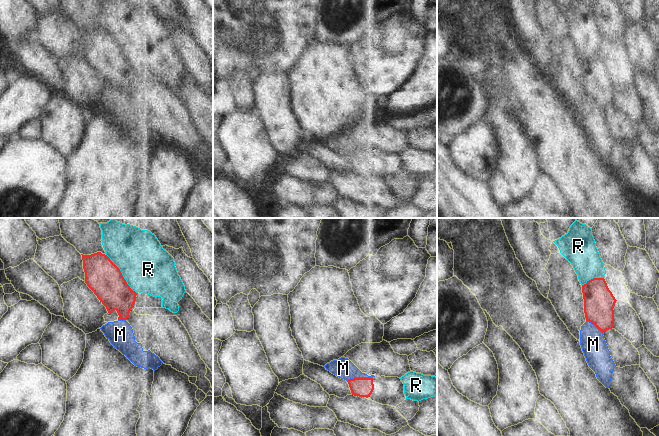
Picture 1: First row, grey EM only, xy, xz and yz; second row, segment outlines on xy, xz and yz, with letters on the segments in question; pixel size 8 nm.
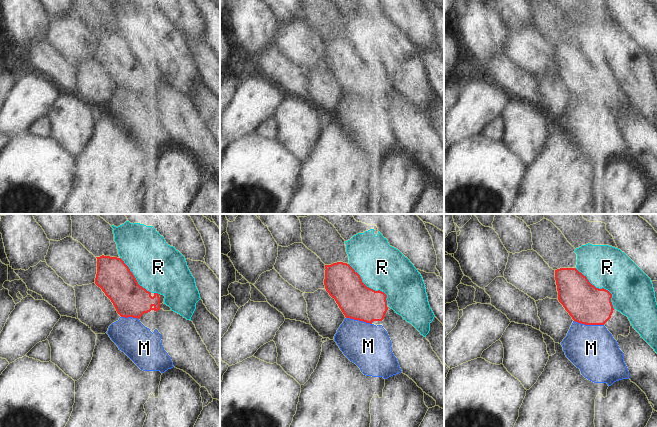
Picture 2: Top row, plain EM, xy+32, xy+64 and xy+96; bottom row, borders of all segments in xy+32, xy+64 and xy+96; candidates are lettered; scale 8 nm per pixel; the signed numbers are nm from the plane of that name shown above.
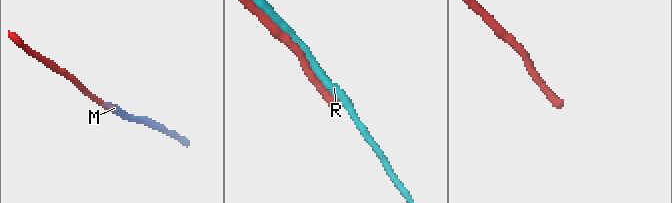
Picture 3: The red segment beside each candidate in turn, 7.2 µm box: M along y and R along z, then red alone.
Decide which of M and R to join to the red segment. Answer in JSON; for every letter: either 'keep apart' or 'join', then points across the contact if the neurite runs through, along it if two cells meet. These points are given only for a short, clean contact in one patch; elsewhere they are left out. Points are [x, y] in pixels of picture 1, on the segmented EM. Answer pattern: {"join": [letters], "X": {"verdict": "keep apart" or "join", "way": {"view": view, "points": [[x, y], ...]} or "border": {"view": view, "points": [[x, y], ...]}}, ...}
{"join": [], "M": {"verdict": "keep apart", "border": {"view": "xz", "points": [[372, 377], [354, 377], [347, 381]]}}, "R": {"verdict": "keep apart"}}

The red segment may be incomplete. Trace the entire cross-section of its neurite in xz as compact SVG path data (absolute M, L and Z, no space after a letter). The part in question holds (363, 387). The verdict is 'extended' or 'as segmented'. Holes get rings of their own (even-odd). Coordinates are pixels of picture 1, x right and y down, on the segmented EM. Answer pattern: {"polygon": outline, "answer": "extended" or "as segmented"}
{"polygon": "M375 376L354 378L347 381L352 395L370 398L372 401L396 407L404 400L404 384L398 377Z", "answer": "extended"}

